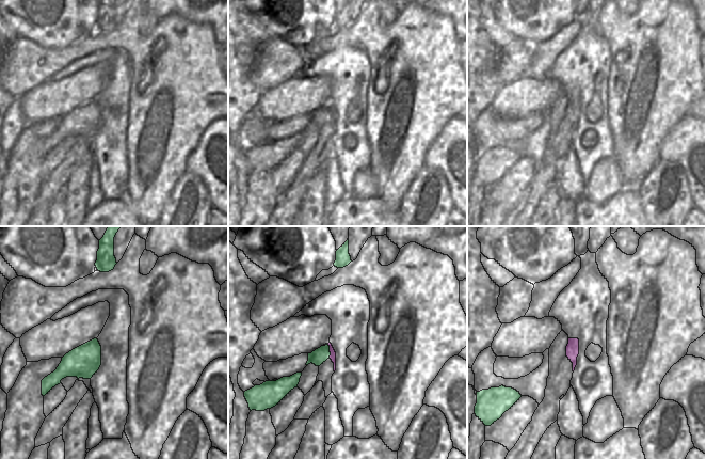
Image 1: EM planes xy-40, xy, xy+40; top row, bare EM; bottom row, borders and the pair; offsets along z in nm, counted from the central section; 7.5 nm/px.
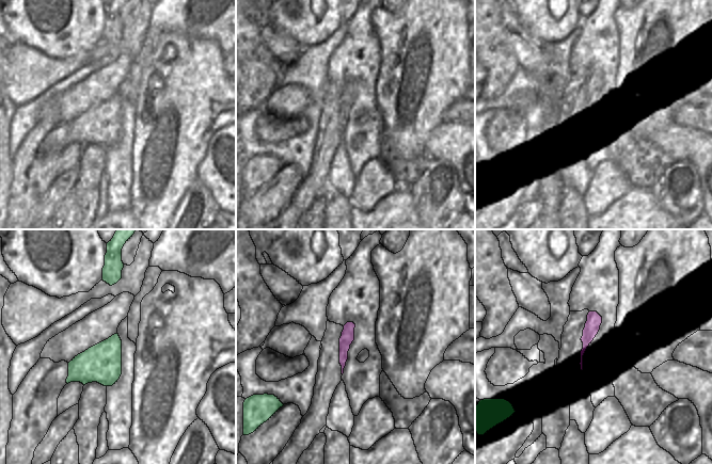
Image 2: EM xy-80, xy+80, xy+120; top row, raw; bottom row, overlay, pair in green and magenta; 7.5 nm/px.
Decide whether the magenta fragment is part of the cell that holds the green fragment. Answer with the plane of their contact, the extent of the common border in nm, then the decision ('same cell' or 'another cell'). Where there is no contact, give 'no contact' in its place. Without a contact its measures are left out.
meets green in xy; contact 110 nm long; another cell

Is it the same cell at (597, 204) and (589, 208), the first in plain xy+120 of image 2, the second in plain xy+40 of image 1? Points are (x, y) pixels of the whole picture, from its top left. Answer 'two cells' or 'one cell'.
two cells

